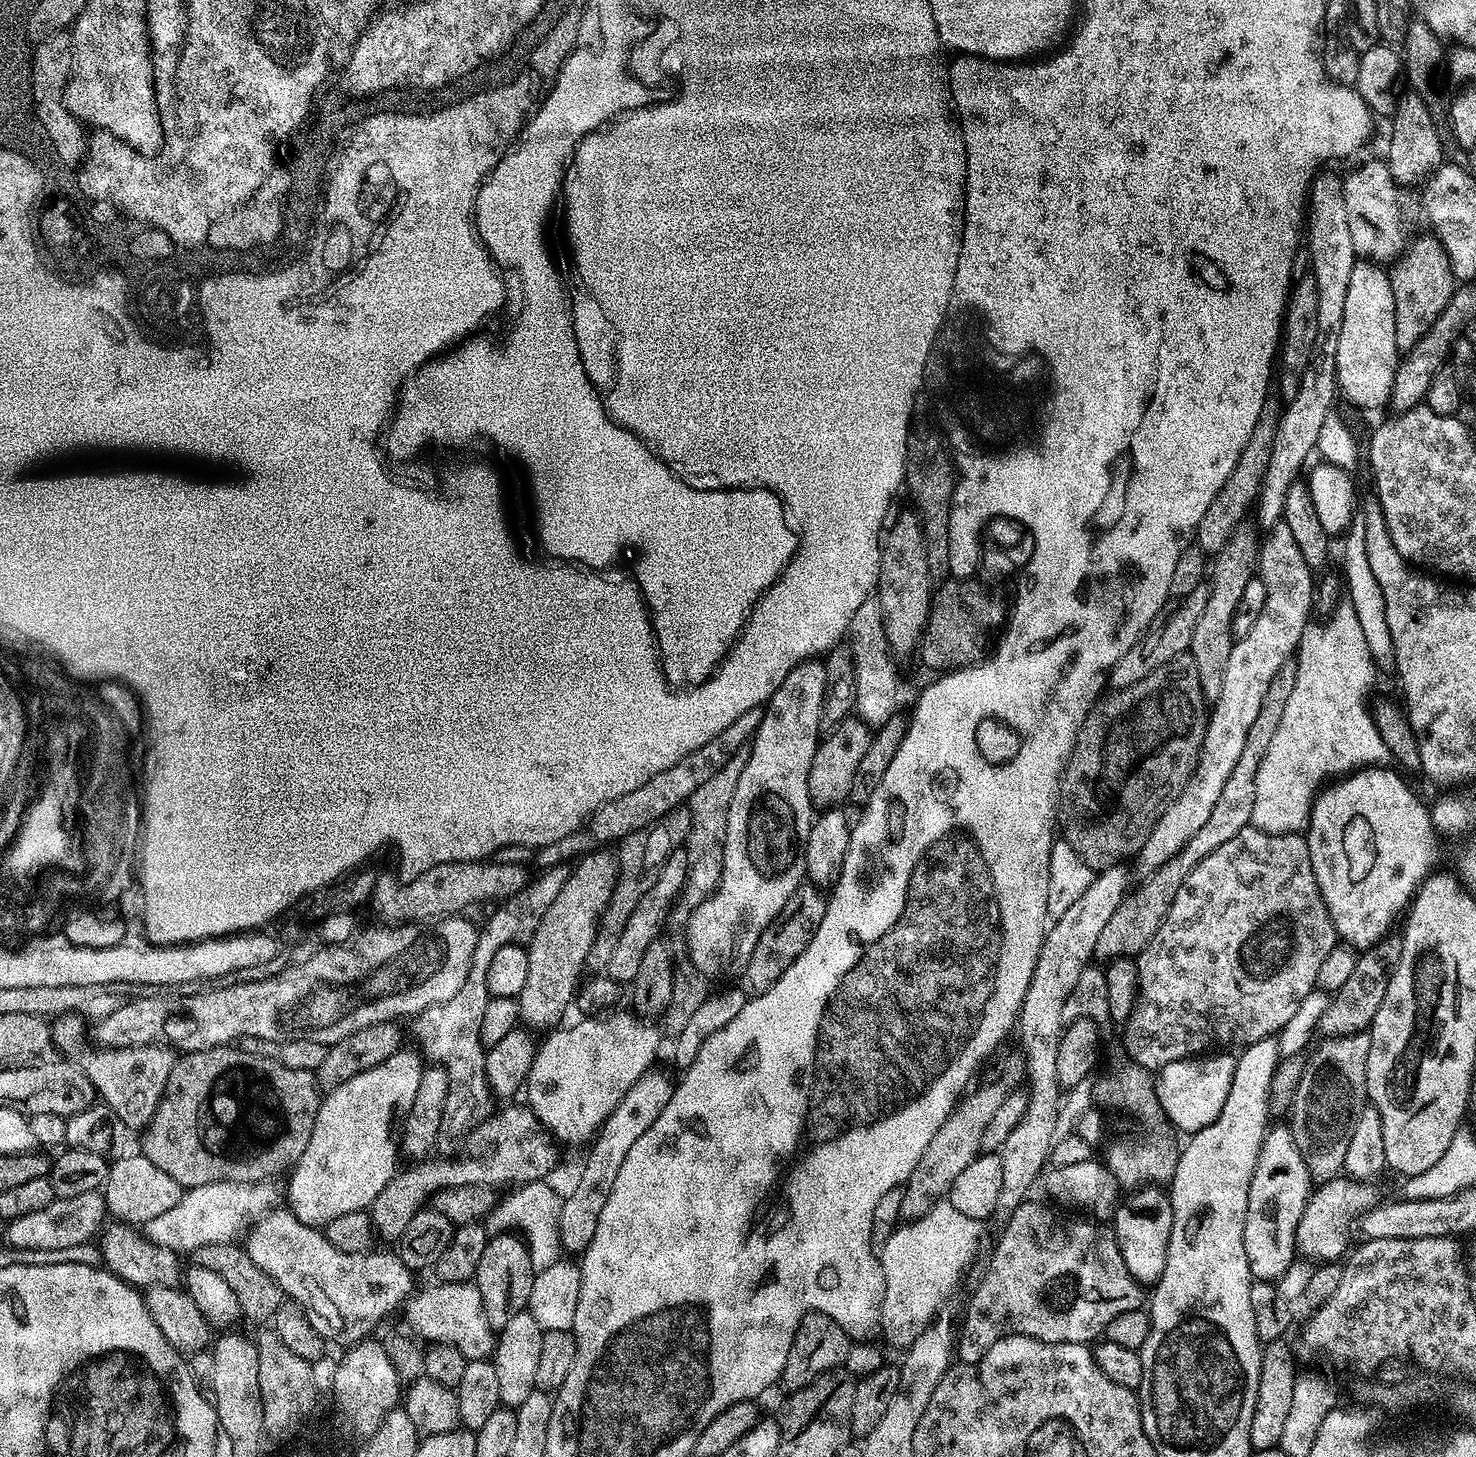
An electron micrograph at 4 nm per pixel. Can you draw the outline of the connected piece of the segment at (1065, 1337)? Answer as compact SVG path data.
M1032 1203L1017 1204L1015 1208L1011 1209L1009 1216L1012 1217L1005 1222L1004 1229L1001 1230L1000 1237L996 1240L996 1249L993 1250L992 1257L988 1260L988 1269L985 1270L980 1285L973 1290L972 1297L968 1300L968 1309L964 1312L964 1325L961 1326L960 1332L958 1328L958 1339L954 1344L955 1355L961 1364L978 1362L978 1358L982 1358L982 1354L986 1354L986 1350L990 1350L990 1346L994 1346L994 1342L1007 1336L1029 1336L1030 1338L1038 1338L1047 1344L1091 1345L1104 1336L1106 1326L1110 1326L1110 1322L1114 1322L1114 1318L1118 1318L1118 1314L1126 1314L1126 1310L1134 1310L1145 1303L1145 1289L1137 1284L1135 1278L1130 1274L1130 1270L1126 1270L1126 1262L1122 1262L1120 1242L1116 1239L1115 1231L1107 1223L1096 1223L1088 1218L1067 1220L1064 1216L1056 1217L1044 1204Z

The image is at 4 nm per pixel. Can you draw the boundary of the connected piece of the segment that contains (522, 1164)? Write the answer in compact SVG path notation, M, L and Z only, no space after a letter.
M527 1106L521 1108L504 1108L501 1112L493 1111L488 1119L481 1120L462 1141L462 1154L468 1157L468 1164L452 1164L452 1168L448 1168L448 1172L444 1172L444 1176L448 1176L448 1180L460 1180L458 1186L466 1186L467 1184L491 1184L499 1186L499 1184L513 1184L521 1186L532 1181L543 1181L556 1164L556 1147L557 1141L554 1139L552 1132L548 1130L540 1119L532 1113L532 1109Z

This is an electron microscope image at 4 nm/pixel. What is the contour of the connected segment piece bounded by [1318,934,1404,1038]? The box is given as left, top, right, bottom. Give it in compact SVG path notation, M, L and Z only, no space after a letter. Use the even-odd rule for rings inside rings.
M1389 934L1357 955L1350 978L1346 978L1343 986L1329 999L1332 1001L1325 1008L1323 1005L1319 1013L1318 1032L1321 1037L1353 1036L1371 1029L1374 1014L1378 1014L1378 1006L1382 1006L1382 998L1386 998L1386 986L1390 986L1394 966L1398 966L1398 958L1402 958L1403 941L1403 935Z

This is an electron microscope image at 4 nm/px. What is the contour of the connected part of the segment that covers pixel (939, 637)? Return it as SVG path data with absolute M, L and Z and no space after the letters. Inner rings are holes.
M948 578L935 589L932 605L928 607L928 621L920 636L918 657L936 674L956 672L979 664L989 655L992 632L1002 628L1000 608L984 593L985 585L976 578Z

